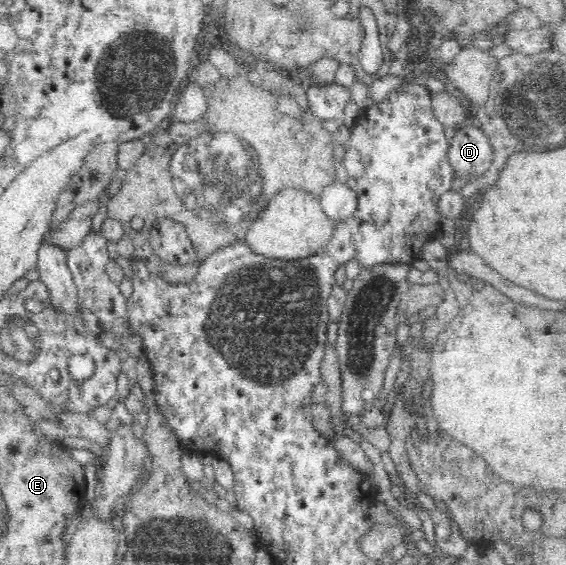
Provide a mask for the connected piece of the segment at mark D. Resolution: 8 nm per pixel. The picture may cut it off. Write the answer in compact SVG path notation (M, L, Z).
M470 120L455 130L455 136L449 141L447 162L452 175L465 173L472 178L489 171L493 163L493 150L488 134Z

